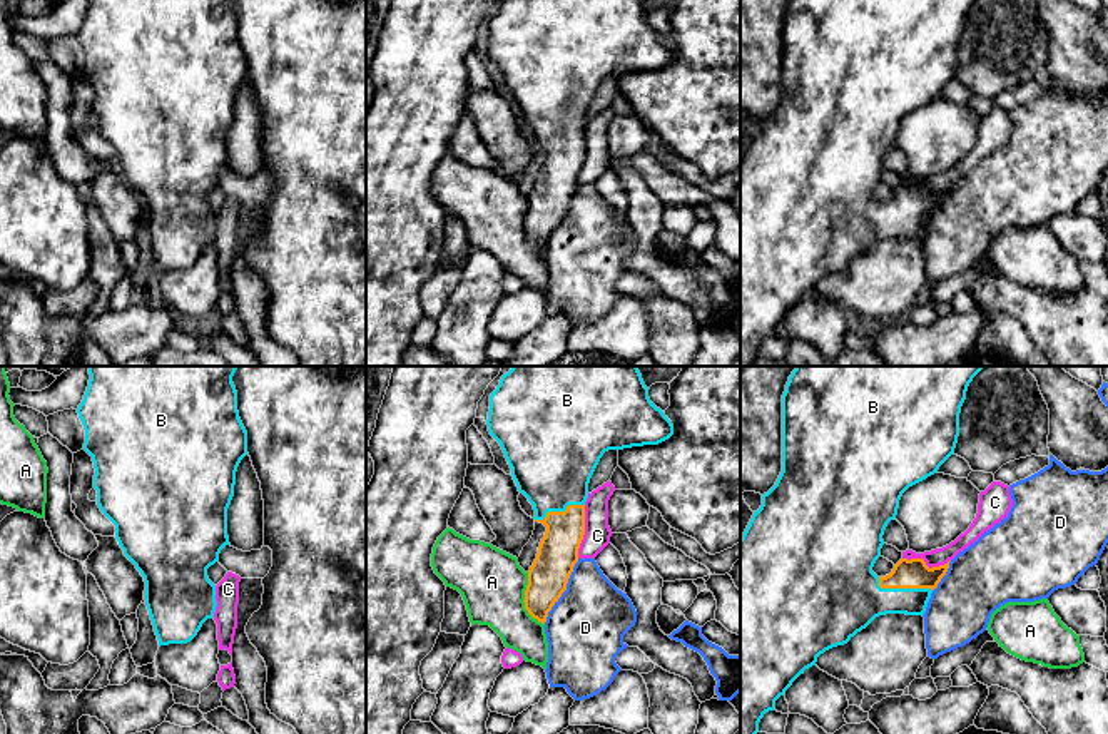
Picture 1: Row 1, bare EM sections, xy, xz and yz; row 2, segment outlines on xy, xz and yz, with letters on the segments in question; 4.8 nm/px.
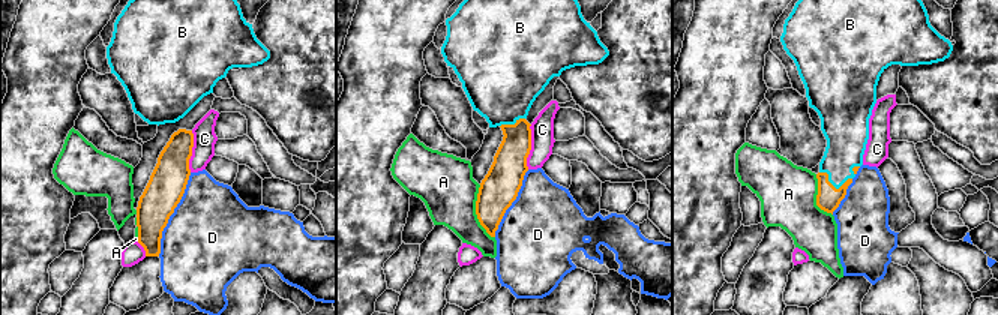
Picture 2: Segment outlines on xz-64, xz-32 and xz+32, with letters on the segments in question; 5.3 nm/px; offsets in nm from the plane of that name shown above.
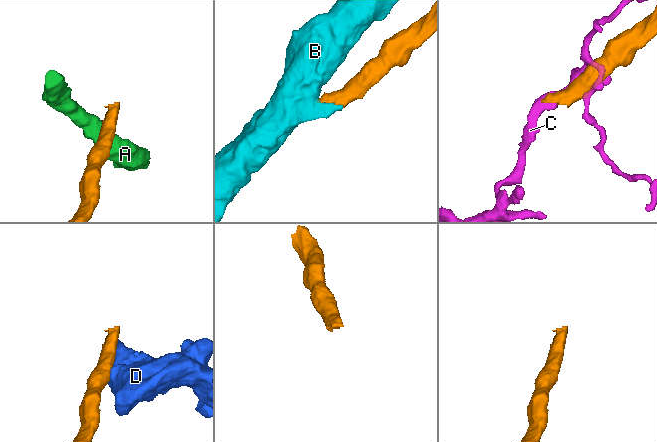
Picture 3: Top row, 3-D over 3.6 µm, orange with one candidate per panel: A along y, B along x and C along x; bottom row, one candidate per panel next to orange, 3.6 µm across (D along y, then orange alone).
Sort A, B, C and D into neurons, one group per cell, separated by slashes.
A / B / C / D

